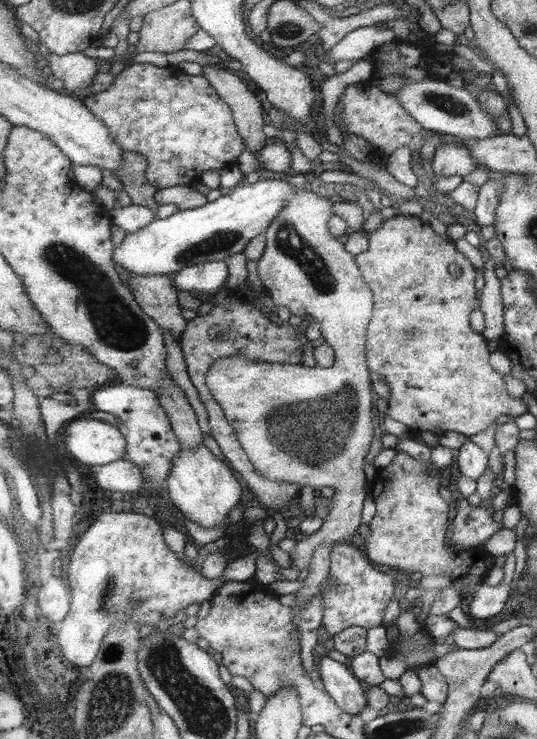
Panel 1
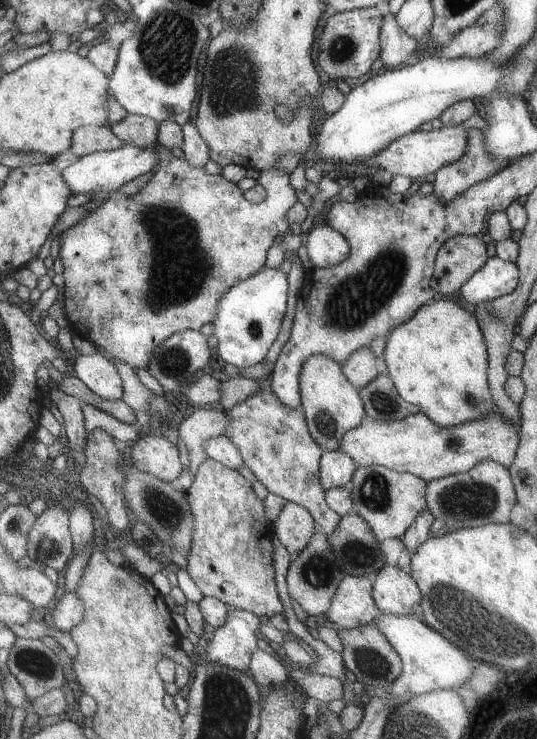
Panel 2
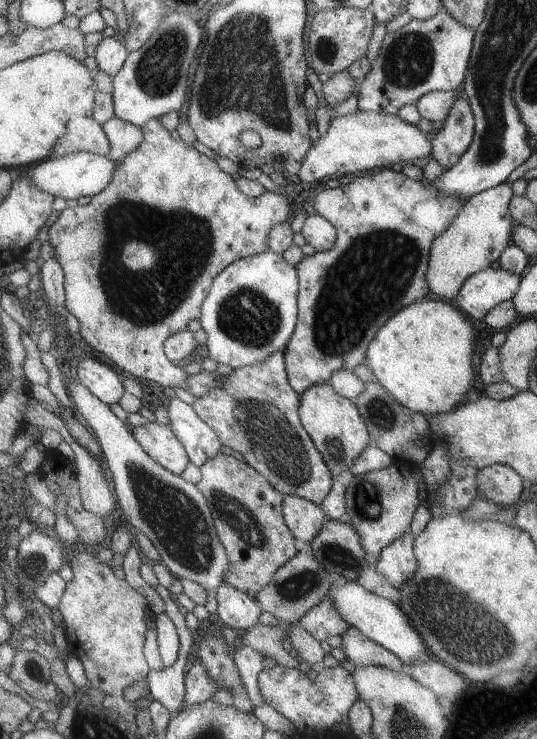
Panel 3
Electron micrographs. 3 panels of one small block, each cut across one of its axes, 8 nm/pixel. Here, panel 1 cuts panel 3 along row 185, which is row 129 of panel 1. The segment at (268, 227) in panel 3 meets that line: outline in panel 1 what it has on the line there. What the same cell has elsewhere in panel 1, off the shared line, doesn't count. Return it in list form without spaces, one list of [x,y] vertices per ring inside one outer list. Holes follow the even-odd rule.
[[[133,64],[133,66],[127,66],[119,76],[115,76],[115,84],[113,84],[109,90],[105,90],[105,92],[101,92],[101,94],[97,94],[97,96],[89,96],[89,100],[87,100],[85,104],[89,106],[89,110],[91,110],[97,118],[101,118],[101,120],[107,124],[107,128],[111,130],[111,136],[113,136],[127,152],[141,152],[141,154],[147,156],[147,160],[149,160],[147,178],[149,178],[149,182],[151,182],[157,190],[169,188],[169,186],[177,186],[177,184],[195,186],[203,172],[207,172],[207,170],[219,170],[219,172],[221,172],[221,170],[225,170],[225,168],[233,168],[233,166],[239,164],[239,158],[245,156],[247,144],[245,144],[245,138],[241,136],[241,132],[239,132],[239,128],[237,128],[237,122],[235,122],[235,116],[233,116],[233,108],[229,108],[229,106],[225,104],[225,100],[223,100],[223,98],[217,94],[217,90],[209,84],[207,76],[189,76],[189,74],[185,74],[183,70],[179,70],[177,66],[173,66],[173,68],[159,68],[159,66],[153,66],[153,64]]]

